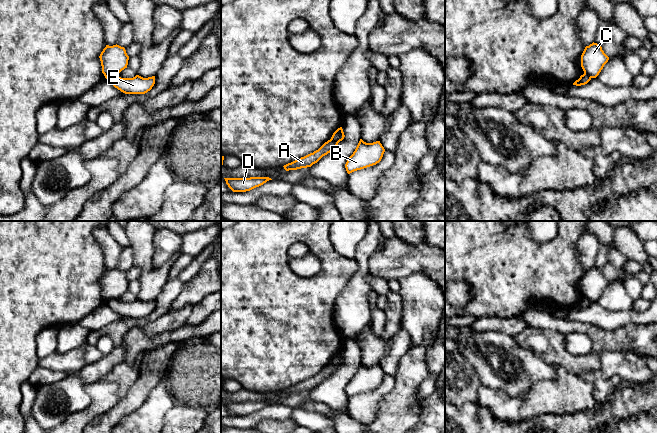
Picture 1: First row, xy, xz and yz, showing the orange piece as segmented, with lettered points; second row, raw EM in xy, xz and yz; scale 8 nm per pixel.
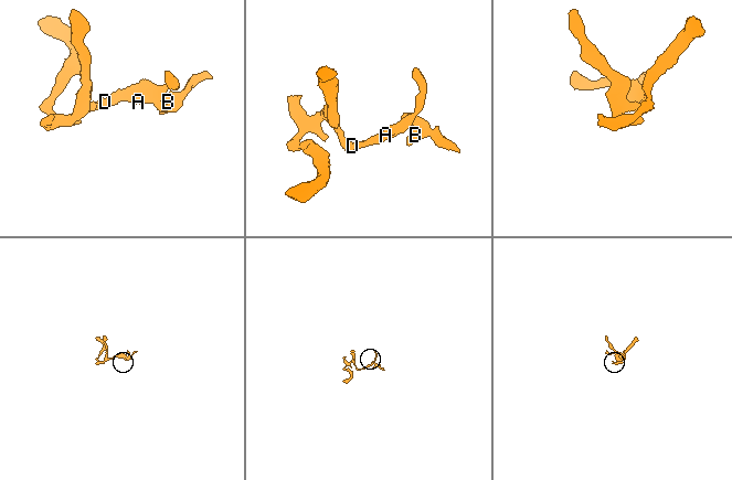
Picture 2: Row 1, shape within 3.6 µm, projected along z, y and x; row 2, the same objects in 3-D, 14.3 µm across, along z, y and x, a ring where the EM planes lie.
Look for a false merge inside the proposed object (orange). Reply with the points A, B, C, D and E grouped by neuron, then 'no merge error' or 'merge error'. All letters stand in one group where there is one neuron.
A C D / B E | merge error

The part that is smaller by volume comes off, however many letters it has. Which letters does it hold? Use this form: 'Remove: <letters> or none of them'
Remove: B, E

